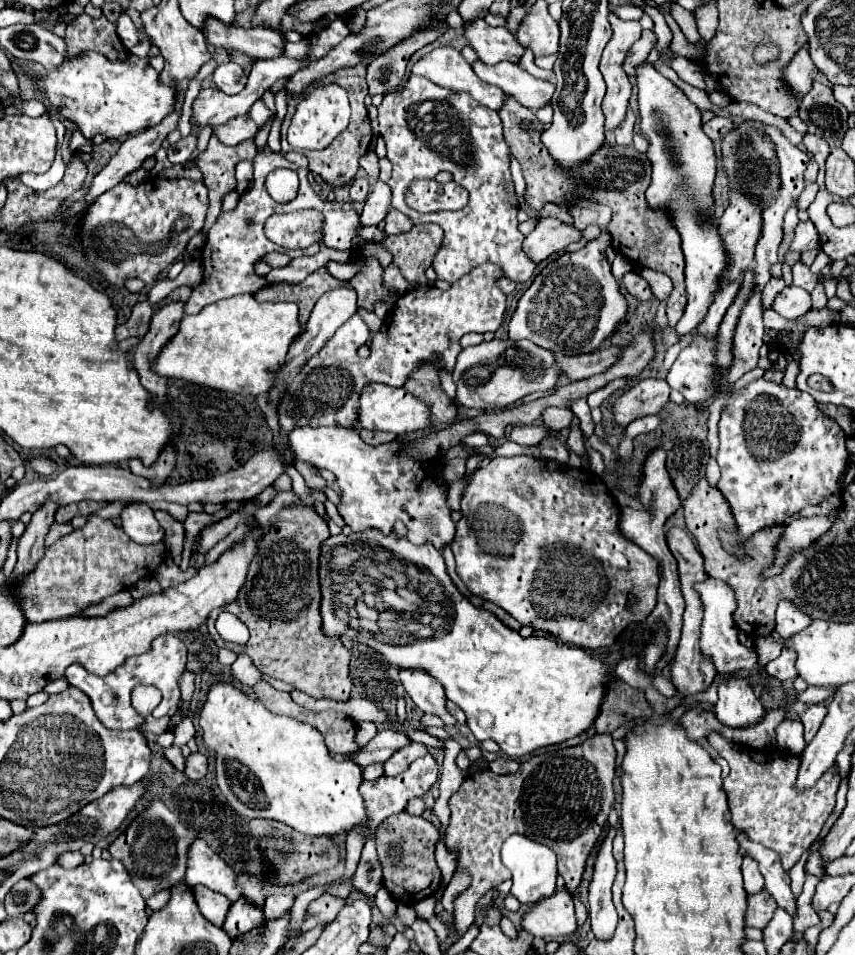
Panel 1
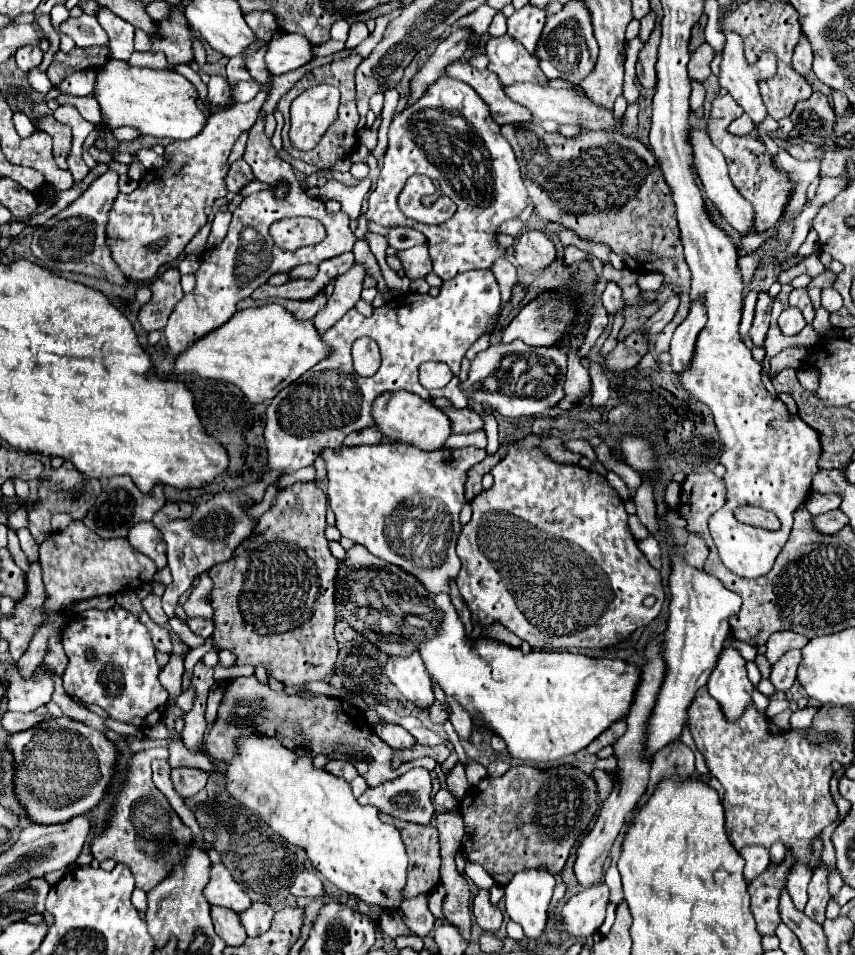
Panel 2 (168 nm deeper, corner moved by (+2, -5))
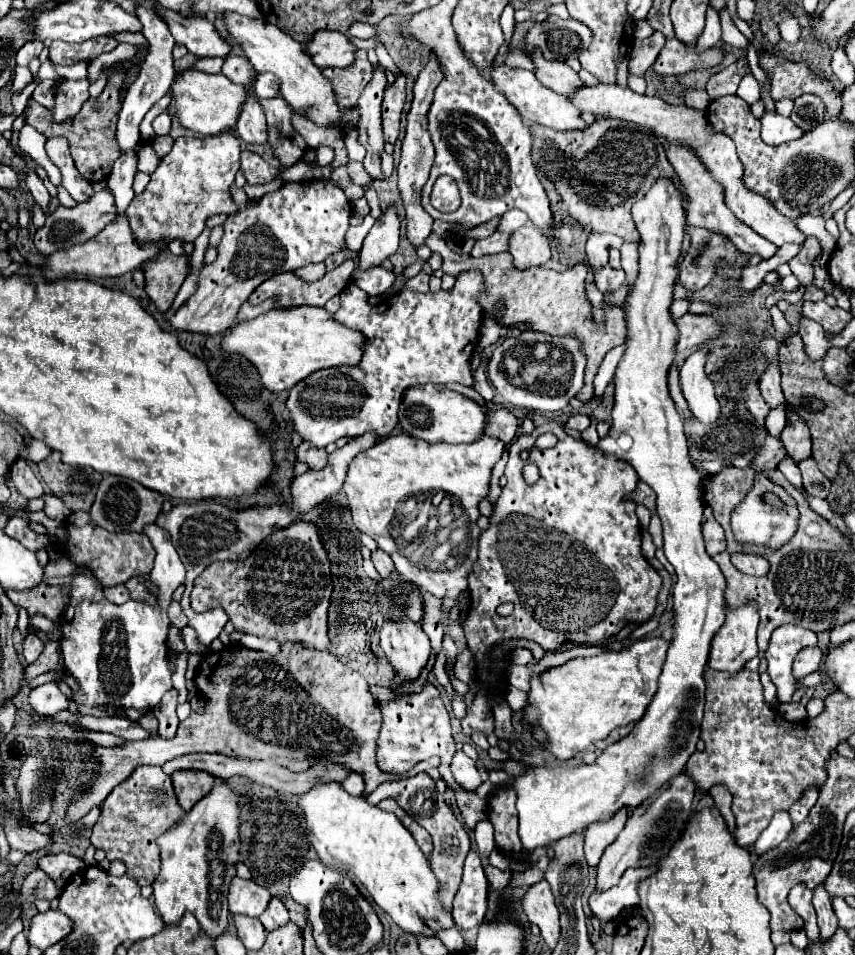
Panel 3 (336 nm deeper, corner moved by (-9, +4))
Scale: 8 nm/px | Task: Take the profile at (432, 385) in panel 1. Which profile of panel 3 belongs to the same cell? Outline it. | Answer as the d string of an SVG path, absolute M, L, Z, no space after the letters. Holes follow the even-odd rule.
M488 409L488 431L486 431L486 435L504 441L504 445L510 445L518 435L518 427L520 427L520 423L510 411Z

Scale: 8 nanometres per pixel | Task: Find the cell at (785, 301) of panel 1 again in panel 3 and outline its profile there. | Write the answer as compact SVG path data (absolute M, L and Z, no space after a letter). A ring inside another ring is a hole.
M804 319L798 323L798 333L802 335L802 343L806 349L806 355L812 361L820 361L826 357L826 353L830 351L832 343L826 339L824 329L818 323L812 323L810 319Z

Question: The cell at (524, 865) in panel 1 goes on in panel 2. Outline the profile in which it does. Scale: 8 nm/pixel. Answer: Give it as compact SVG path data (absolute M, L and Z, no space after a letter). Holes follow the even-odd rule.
M525 868L505 886L505 910L511 920L523 926L527 938L541 936L547 922L547 908L553 896L555 878L537 868Z

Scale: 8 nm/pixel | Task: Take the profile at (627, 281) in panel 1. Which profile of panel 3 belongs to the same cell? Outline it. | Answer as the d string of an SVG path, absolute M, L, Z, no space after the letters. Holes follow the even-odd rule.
M604 265L596 271L594 283L602 293L612 293L614 289L618 289L624 283L624 271L622 269L612 269L610 265Z

